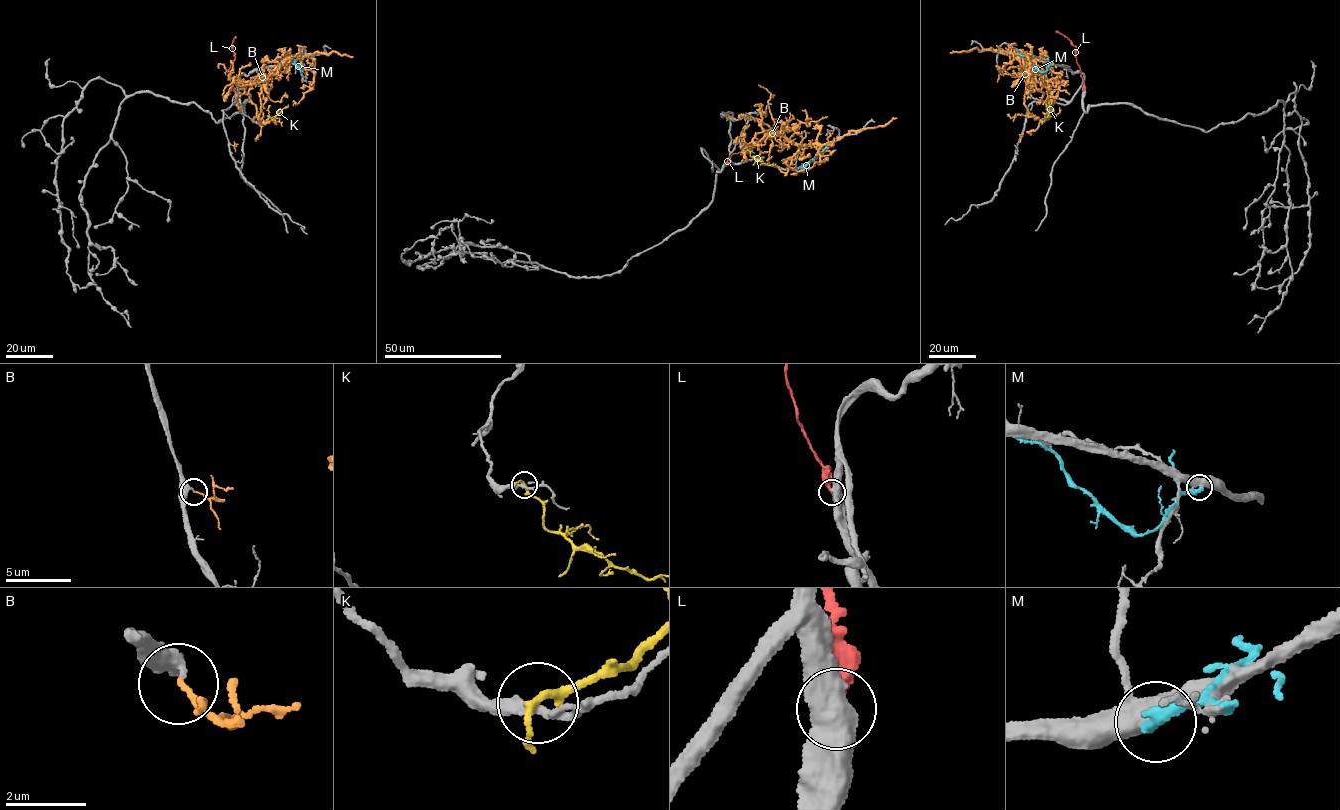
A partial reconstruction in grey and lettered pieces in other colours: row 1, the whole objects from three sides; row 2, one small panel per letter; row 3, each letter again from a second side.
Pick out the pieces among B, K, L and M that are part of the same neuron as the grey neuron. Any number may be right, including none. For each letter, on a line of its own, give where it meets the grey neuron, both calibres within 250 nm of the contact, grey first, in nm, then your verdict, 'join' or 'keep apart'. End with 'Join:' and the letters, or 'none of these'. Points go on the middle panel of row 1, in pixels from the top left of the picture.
B: contact (725, 115); calibres 280 and 110 nm; keep apart
K: contact (746, 148); calibres 240 and 190 nm; keep apart
L: contact (725, 164); calibres 600 and 300 nm; keep apart
M: contact (798, 168); calibres 440 and 400 nm; keep apart
Join: none of these

